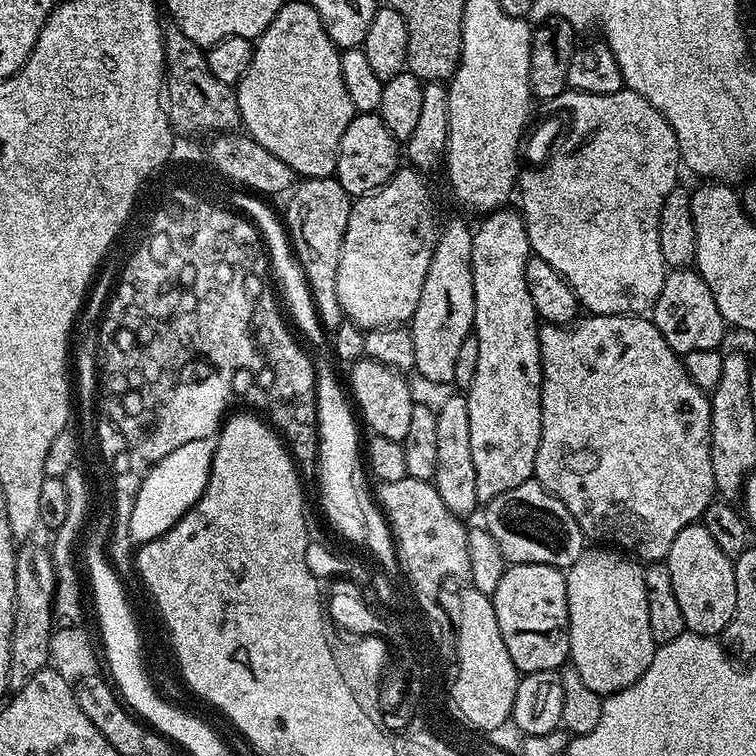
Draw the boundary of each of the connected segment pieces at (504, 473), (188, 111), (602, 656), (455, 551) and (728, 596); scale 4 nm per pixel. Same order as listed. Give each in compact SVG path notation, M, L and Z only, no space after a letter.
M505 206L495 212L487 213L480 225L475 225L472 234L472 277L474 278L474 334L478 338L478 370L474 370L474 382L466 390L468 409L470 410L470 454L474 458L474 479L478 485L478 501L487 502L506 490L514 490L514 486L522 486L533 479L536 471L536 455L538 442L542 434L542 402L540 387L542 386L542 362L540 361L540 328L536 307L530 298L530 290L526 290L526 262L530 255L528 235L524 225L524 217L519 211Z
M168 22L164 29L164 96L168 101L168 121L177 133L192 136L195 132L228 134L241 127L236 89L218 82L210 74L208 57L199 44L190 42L176 24Z
M588 546L566 569L568 654L571 667L601 697L638 682L657 650L650 634L644 568L631 555L608 546Z
M404 476L398 482L386 482L380 484L378 490L380 490L380 496L378 492L378 504L382 509L389 528L392 529L392 539L396 545L396 559L398 561L399 571L405 572L408 575L407 583L411 586L420 586L424 589L437 589L444 580L462 580L465 582L470 581L470 554L466 551L466 542L468 541L468 528L465 521L461 517L455 516L450 510L446 510L446 505L442 503L442 498L438 498L438 490L435 483L427 480L416 480L413 476Z
M697 522L686 526L686 530L670 542L666 563L670 570L670 582L674 582L678 607L682 609L685 629L703 636L719 637L730 622L736 605L733 557L722 554L710 530L706 530L704 523Z

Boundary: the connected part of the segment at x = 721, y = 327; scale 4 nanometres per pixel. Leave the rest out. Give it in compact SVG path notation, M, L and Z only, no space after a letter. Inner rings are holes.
M695 267L672 268L662 282L662 290L650 309L650 319L666 338L666 342L681 357L694 350L719 349L724 340L726 325L718 314L718 302L710 294L710 286L700 277Z

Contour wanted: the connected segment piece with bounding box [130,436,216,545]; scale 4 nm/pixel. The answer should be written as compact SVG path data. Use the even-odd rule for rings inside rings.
M216 436L197 438L194 441L186 442L169 454L164 459L164 464L157 468L152 476L148 478L148 482L145 485L145 493L140 493L137 496L137 500L134 502L134 512L130 519L130 534L137 545L145 544L162 534L166 534L196 505L202 490L206 486L208 475L212 473L212 459L214 458L215 449Z

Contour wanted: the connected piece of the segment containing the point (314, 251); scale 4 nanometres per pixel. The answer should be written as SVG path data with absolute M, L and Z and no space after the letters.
M317 176L301 179L288 198L286 229L291 237L297 260L305 272L320 327L335 330L346 320L342 306L338 302L338 262L342 254L346 222L350 222L353 197L349 196L346 190L342 190L342 186L332 176Z

